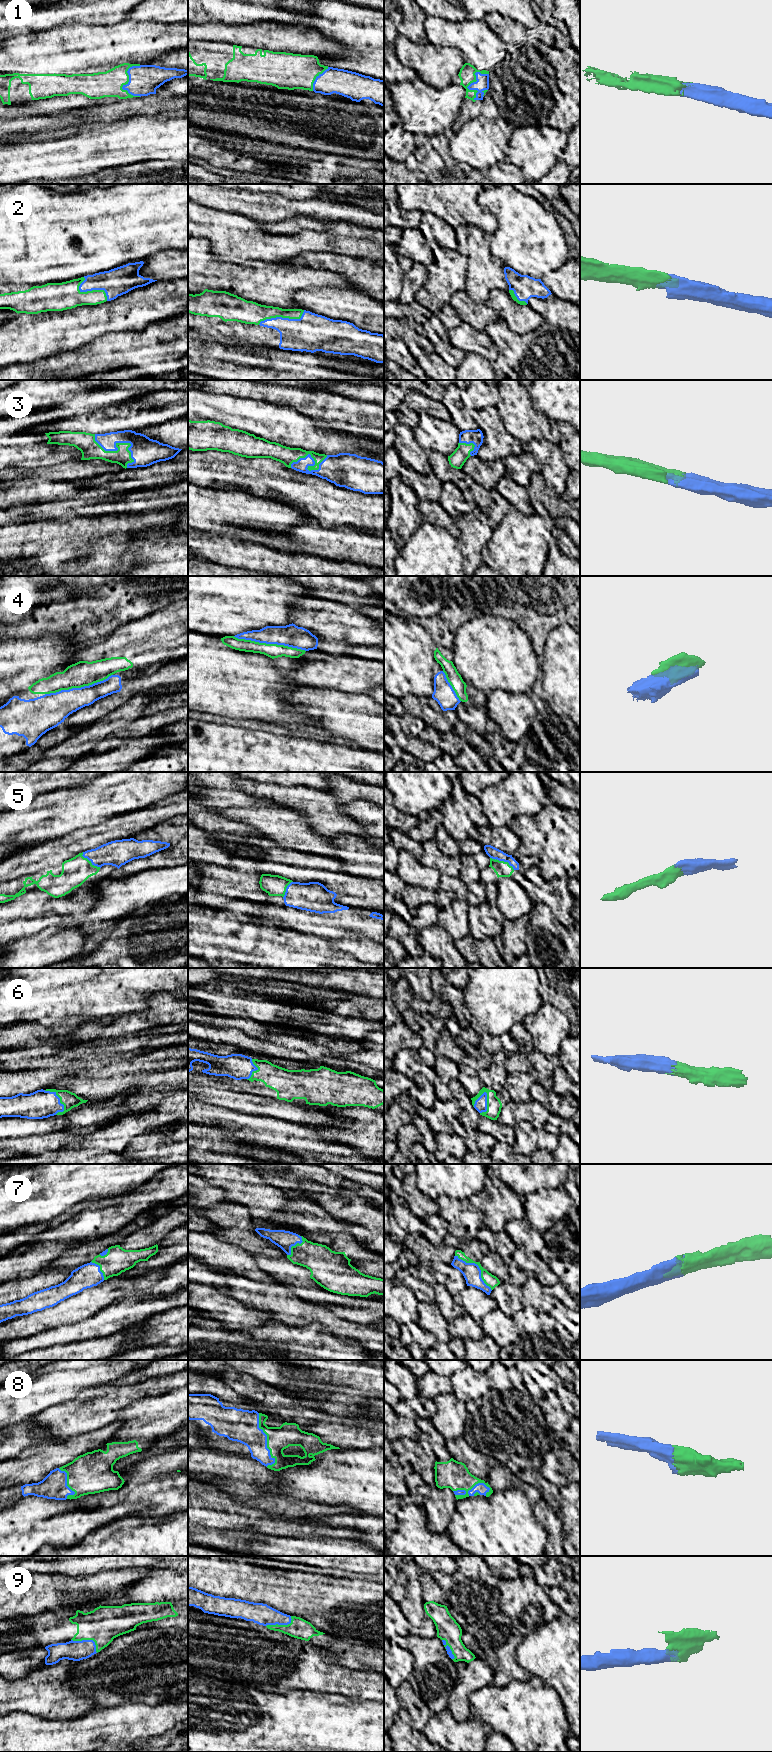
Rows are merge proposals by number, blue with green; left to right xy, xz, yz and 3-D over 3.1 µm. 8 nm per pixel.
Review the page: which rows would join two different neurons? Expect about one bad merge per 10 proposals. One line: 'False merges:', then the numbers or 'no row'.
False merges: no row

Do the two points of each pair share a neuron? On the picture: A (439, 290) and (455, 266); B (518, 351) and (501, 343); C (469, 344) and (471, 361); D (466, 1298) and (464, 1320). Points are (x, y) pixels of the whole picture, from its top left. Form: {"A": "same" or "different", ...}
{"A": "same", "B": "same", "C": "different", "D": "different"}

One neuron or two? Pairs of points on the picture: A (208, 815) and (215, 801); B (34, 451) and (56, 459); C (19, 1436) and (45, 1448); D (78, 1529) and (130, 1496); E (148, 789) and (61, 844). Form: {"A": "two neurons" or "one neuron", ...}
{"A": "two neurons", "B": "one neuron", "C": "two neurons", "D": "two neurons", "E": "two neurons"}

